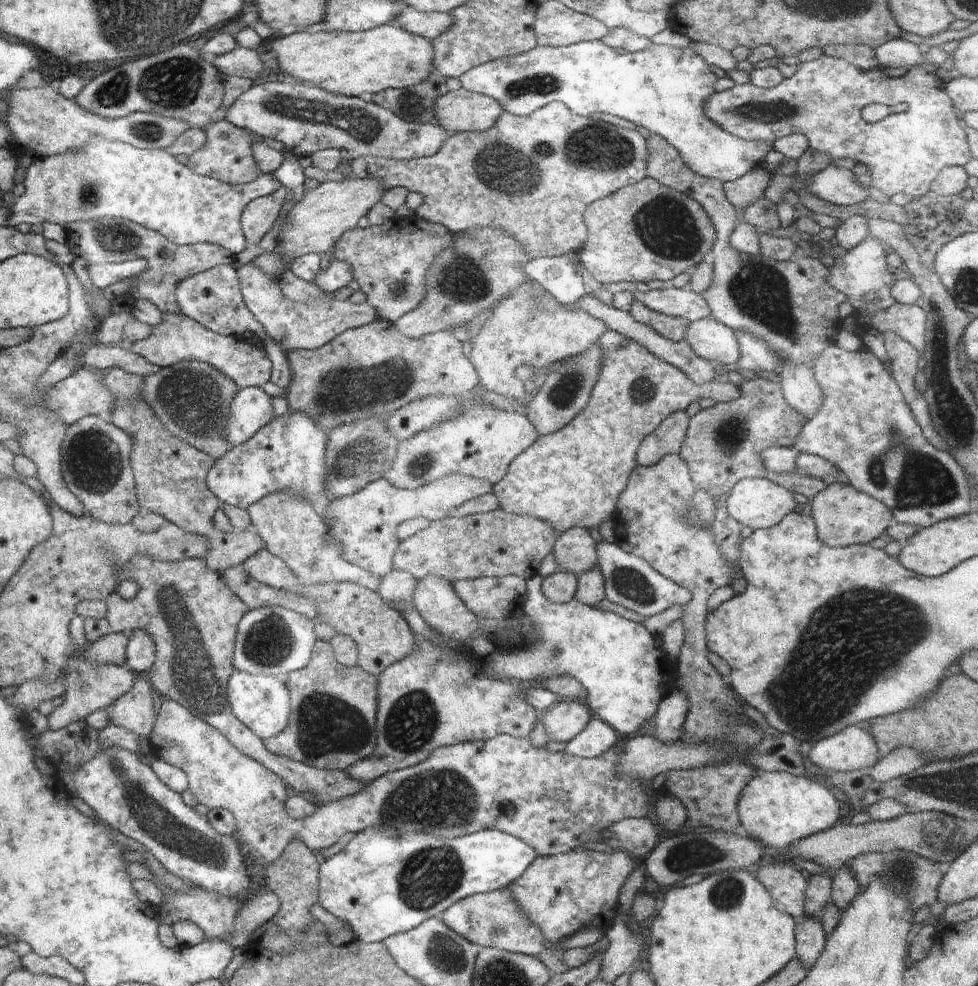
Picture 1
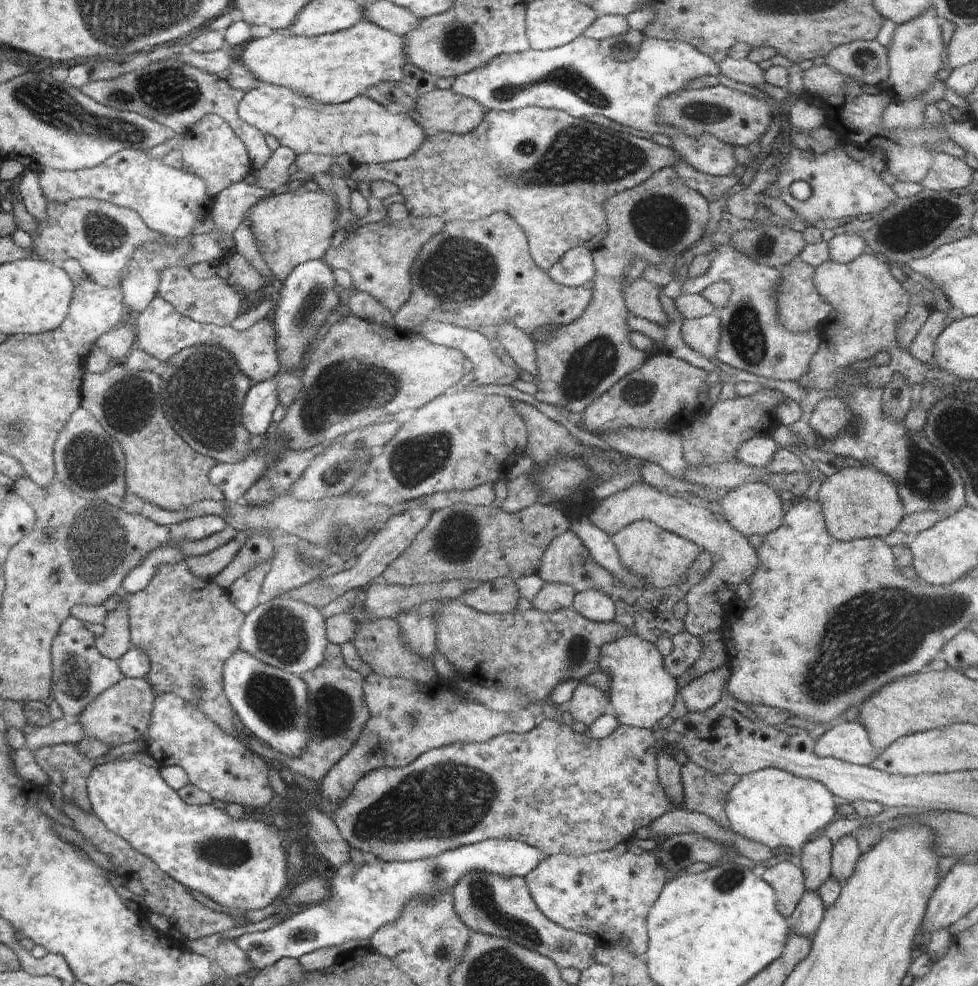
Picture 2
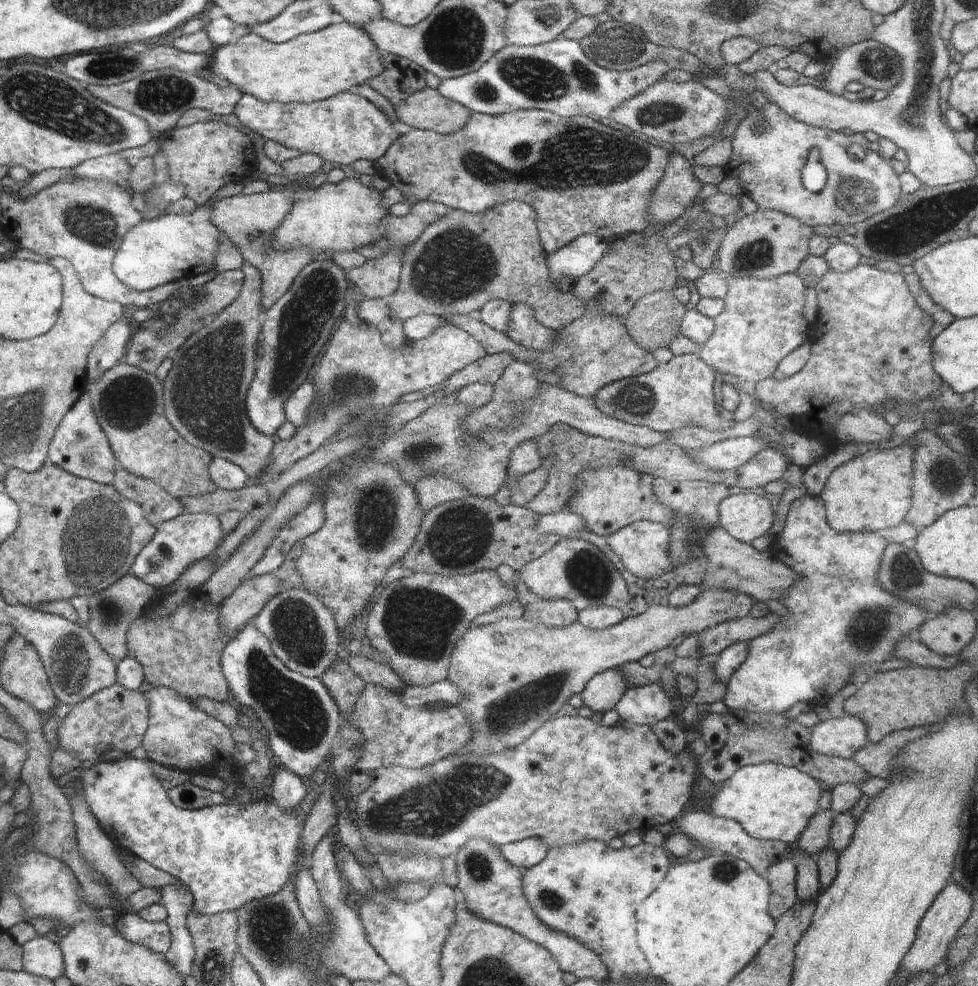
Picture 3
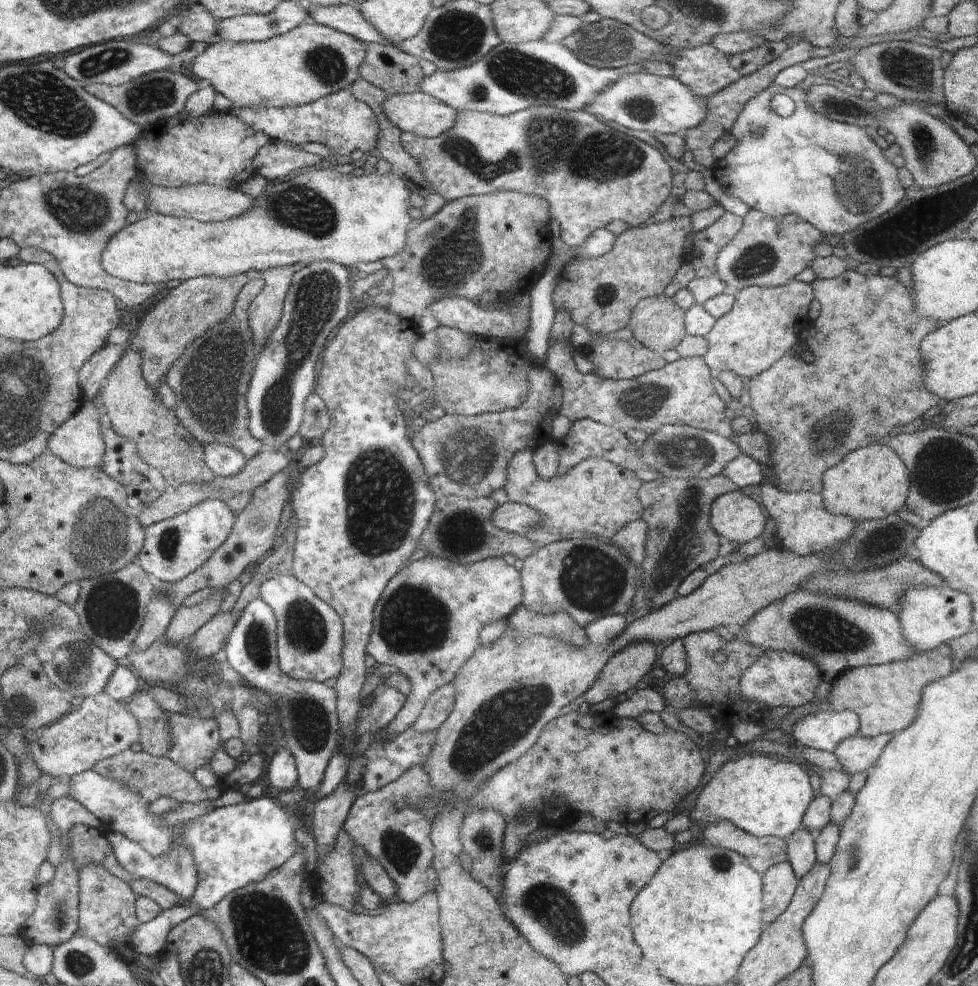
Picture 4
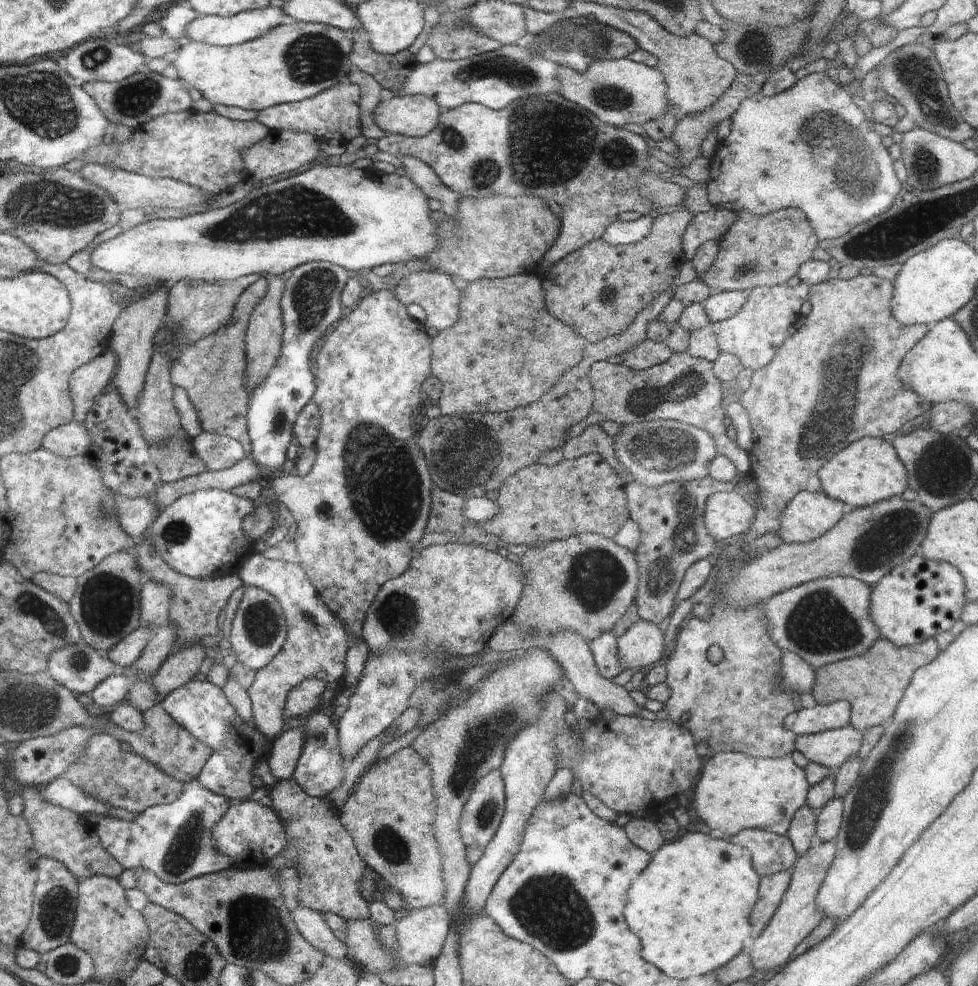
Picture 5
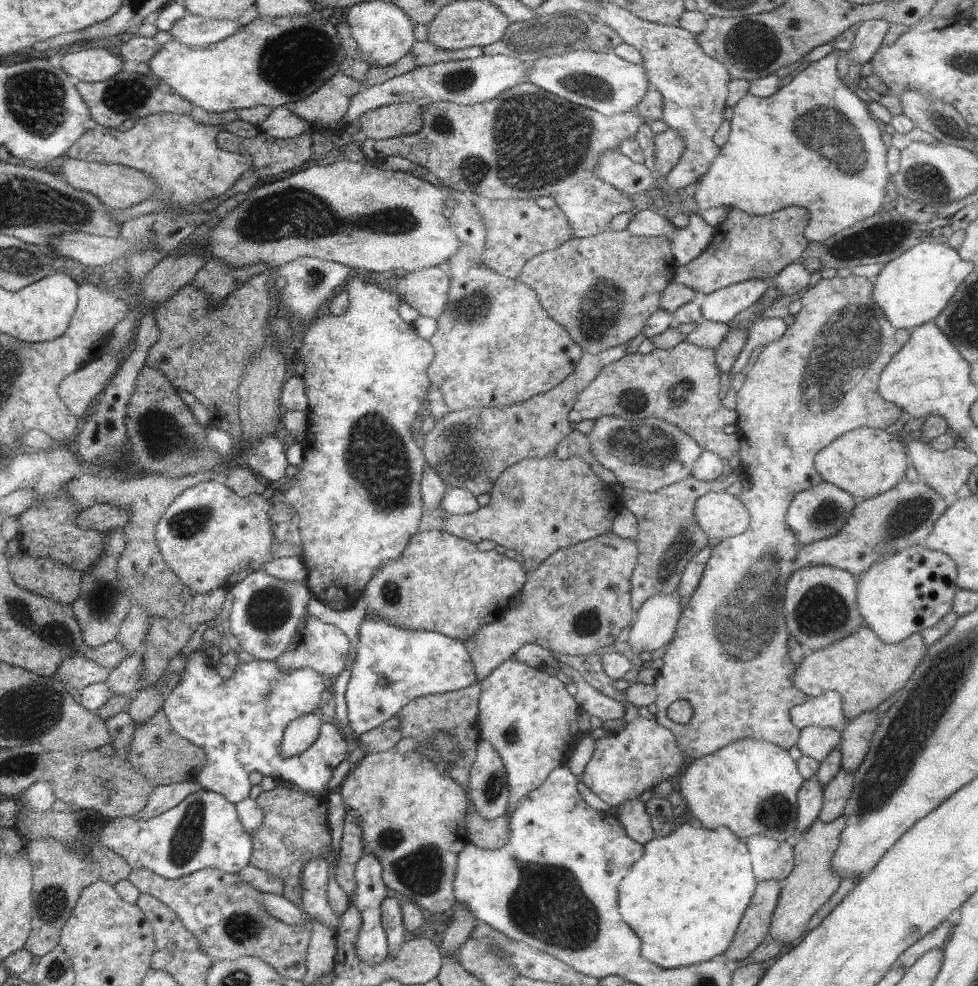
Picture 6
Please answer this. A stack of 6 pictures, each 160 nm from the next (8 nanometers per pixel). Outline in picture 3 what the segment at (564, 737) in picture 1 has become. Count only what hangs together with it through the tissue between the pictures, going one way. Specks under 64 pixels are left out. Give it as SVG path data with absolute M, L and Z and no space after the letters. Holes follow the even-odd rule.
M615 668L590 678L580 696L584 706L590 708L594 714L604 714L616 708L628 688L628 682L620 674L620 670Z

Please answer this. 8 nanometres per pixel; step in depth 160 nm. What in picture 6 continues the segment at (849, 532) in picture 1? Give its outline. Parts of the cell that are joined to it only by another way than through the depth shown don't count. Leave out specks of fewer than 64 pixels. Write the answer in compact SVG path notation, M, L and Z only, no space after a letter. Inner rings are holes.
M858 427L818 451L815 467L822 481L831 482L859 500L894 488L905 478L909 465L909 454L900 436L892 436L882 429Z

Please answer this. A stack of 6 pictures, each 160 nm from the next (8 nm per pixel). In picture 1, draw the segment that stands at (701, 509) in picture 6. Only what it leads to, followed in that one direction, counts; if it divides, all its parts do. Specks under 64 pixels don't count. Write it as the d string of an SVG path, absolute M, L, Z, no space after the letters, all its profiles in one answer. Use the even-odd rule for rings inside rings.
M766 477L740 479L727 495L727 514L737 520L743 527L752 530L767 529L778 524L788 513L796 510L795 496L784 487Z

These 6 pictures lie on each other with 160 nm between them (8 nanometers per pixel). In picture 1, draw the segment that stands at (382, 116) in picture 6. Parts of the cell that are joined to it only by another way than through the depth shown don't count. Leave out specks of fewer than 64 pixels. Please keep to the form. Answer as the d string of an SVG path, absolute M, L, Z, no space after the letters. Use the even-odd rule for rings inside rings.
M461 87L435 100L432 124L440 125L448 134L485 131L494 126L502 111L502 105L492 97Z

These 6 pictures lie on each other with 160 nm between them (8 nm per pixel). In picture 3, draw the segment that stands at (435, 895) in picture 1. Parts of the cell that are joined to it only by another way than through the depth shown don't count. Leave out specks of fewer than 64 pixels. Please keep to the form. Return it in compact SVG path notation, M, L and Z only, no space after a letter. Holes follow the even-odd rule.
M532 836L518 842L504 844L497 847L503 858L506 858L510 865L520 870L526 870L540 864L548 852L546 842L538 836Z

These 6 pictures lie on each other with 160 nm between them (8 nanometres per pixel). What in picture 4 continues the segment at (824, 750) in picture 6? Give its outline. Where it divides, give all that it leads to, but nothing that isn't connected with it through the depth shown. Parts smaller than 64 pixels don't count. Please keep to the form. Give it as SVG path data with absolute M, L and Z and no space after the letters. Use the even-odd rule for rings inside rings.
M888 733L865 737L860 734L847 736L840 741L833 753L840 766L848 772L849 775L869 771L885 747L885 744L893 737Z

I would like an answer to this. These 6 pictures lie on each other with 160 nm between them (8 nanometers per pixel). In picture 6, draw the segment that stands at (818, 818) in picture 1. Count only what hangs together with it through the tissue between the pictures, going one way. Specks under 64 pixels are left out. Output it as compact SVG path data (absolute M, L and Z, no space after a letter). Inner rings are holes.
M736 739L726 748L689 761L680 776L681 795L704 828L728 826L736 836L754 834L786 841L797 828L797 794L804 778L787 750L762 739Z

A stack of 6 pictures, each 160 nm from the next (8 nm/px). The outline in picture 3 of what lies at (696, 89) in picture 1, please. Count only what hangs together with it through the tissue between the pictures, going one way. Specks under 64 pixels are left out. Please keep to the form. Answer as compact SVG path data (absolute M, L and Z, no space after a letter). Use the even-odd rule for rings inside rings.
M558 36L556 40L534 47L506 45L502 50L496 52L493 57L477 71L468 74L445 79L440 82L437 92L448 100L457 101L465 105L472 114L481 113L489 116L497 116L506 112L513 112L521 109L542 109L560 116L610 116L614 110L620 108L620 104L626 104L626 100L632 100L634 96L642 94L650 86L658 84L658 80L665 78L666 74L672 70L670 64L664 60L650 60L628 71L612 71L598 66L594 60L590 60L582 51L579 42Z

